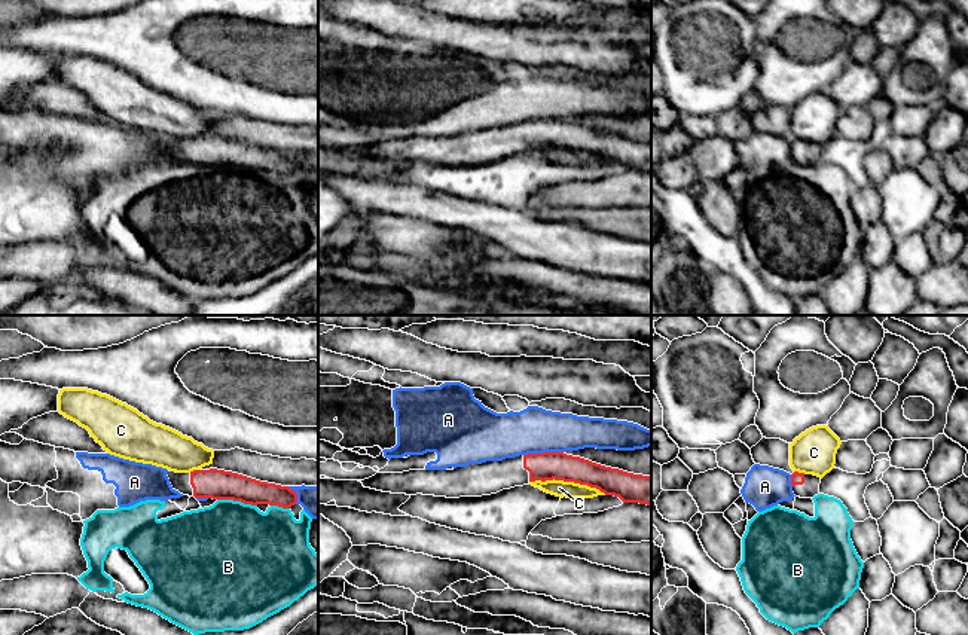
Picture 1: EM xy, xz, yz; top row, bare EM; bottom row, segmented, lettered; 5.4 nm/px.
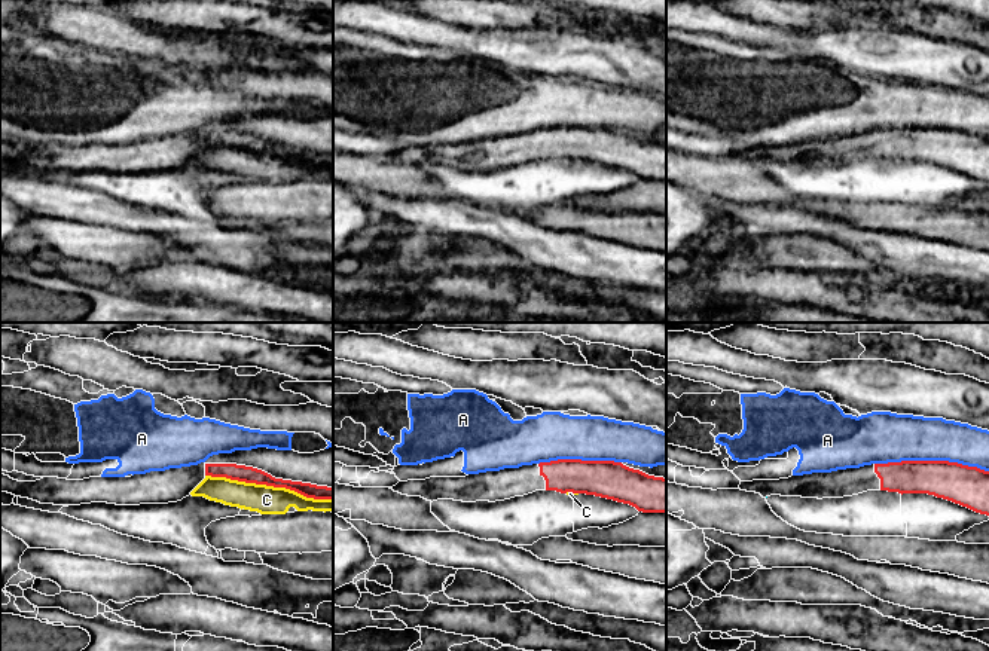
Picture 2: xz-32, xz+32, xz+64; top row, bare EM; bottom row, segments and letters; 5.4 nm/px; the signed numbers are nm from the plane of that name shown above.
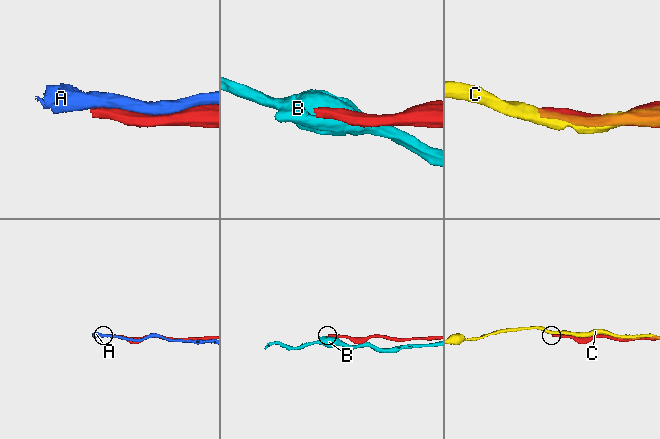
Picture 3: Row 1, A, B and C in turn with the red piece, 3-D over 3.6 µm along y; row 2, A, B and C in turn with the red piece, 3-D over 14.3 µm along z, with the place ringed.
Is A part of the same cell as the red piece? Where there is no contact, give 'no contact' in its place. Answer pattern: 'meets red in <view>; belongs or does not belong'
meets red in xz; does not belong

